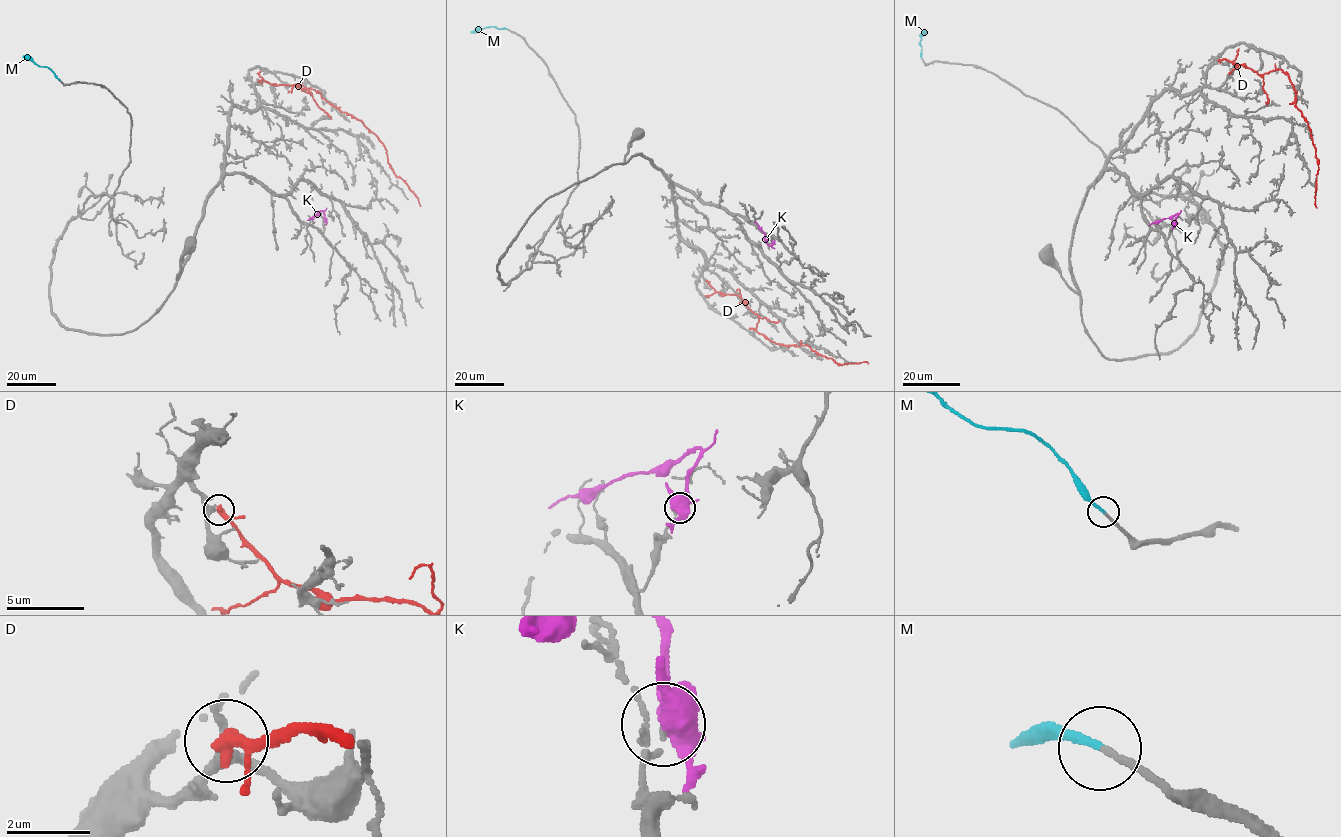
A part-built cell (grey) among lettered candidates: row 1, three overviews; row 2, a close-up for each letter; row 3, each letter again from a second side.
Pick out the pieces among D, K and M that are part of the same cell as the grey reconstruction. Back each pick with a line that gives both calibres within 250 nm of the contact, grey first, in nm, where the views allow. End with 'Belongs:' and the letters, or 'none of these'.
M: 150/190 nm
Belongs: M

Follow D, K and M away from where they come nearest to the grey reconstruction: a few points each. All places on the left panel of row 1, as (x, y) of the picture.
D: (258, 81), (295, 85), (310, 93), (314, 89), (360, 120), (382, 143), (393, 173), (420, 206)
K: (324, 220), (320, 211), (306, 220)
M: (59, 79), (47, 67), (38, 66), (23, 56)

